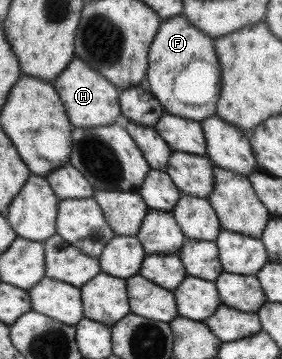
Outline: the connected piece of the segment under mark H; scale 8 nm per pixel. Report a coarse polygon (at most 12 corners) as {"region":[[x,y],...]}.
{"region":[[74,58],[53,80],[73,128],[120,121],[119,89]]}

